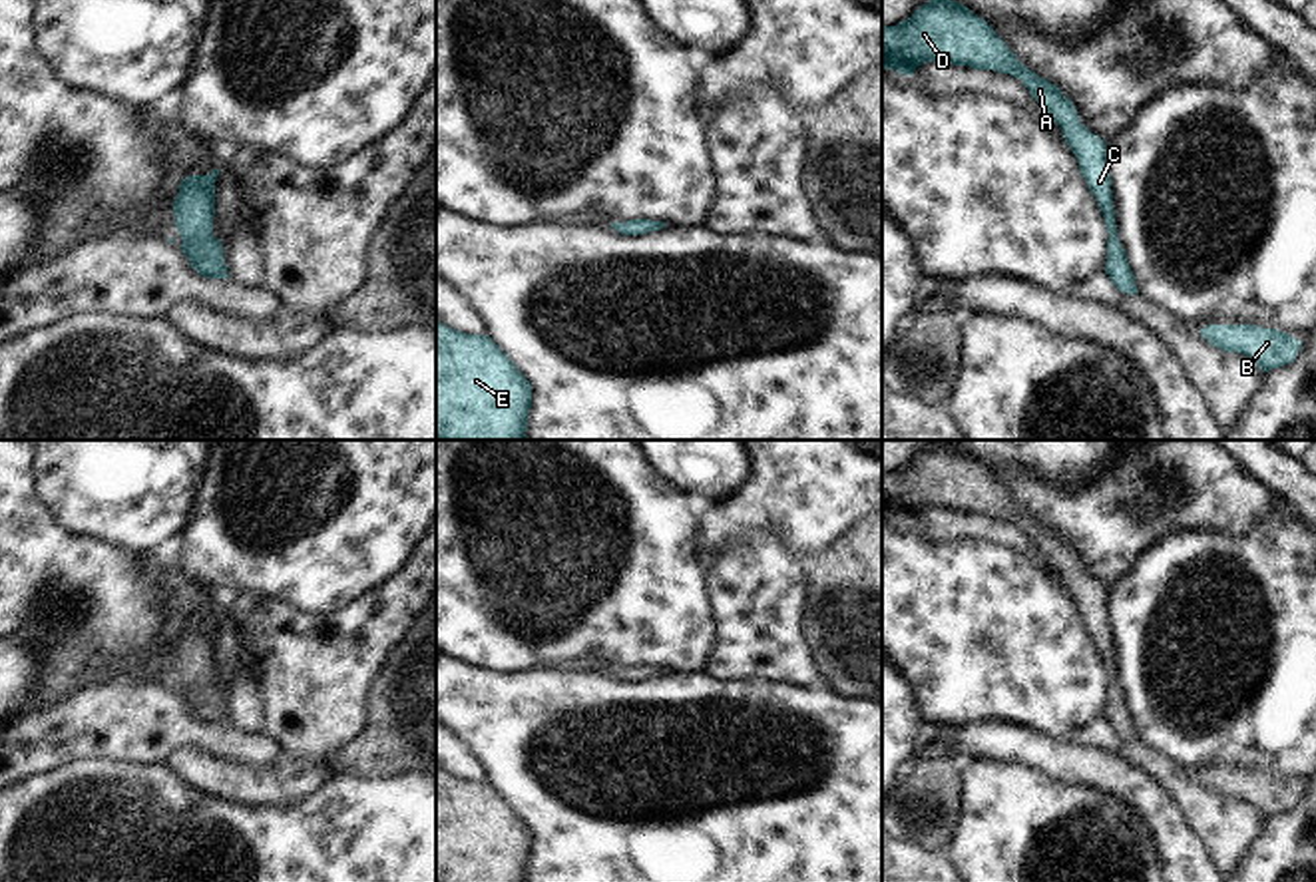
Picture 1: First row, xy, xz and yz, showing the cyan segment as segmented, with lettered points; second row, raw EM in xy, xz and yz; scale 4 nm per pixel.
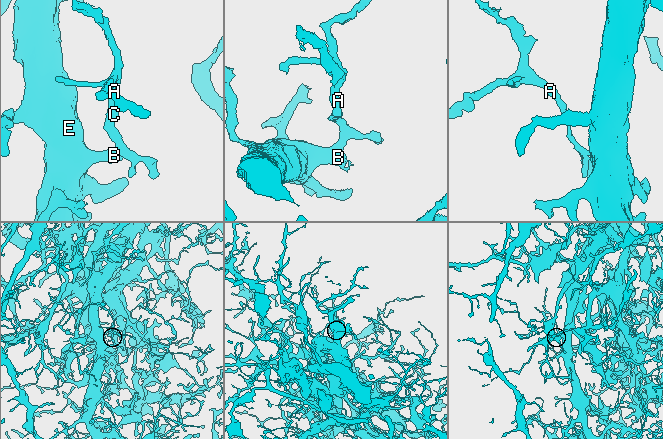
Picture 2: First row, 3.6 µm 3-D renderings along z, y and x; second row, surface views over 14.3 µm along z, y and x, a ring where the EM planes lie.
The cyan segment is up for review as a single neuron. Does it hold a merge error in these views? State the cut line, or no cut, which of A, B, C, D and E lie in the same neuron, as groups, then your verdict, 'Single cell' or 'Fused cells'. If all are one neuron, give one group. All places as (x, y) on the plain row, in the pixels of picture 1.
No split. Groups: A B C D E. Single cell

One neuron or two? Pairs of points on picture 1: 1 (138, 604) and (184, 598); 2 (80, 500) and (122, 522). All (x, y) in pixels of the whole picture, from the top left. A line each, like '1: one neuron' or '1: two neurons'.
1: two neurons
2: one neuron

